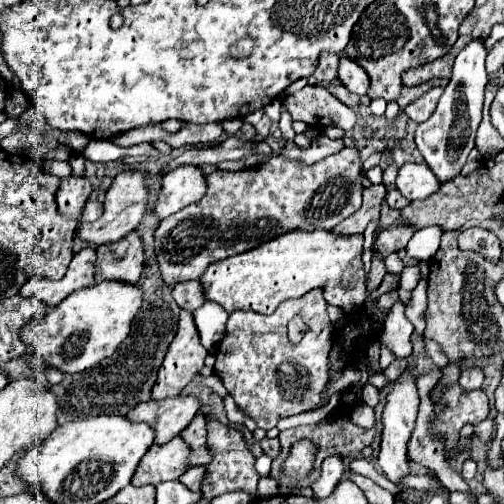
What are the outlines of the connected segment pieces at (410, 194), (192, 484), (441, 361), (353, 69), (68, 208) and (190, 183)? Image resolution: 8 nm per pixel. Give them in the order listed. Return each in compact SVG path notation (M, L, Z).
M405 163L399 167L399 193L409 201L431 197L439 191L439 183L425 163Z
M191 467L179 477L179 481L183 485L187 485L189 491L199 491L201 483L203 483L203 477L205 477L205 467Z
M425 339L425 349L427 349L427 355L431 357L431 361L433 361L435 365L439 365L439 369L443 369L443 367L449 363L447 355L443 353L443 349L441 349L441 347L439 347L435 341Z
M341 57L339 61L339 71L337 71L339 81L357 95L365 95L367 93L367 85L369 85L369 77L363 71L363 67L359 67L355 61L351 61L349 57Z
M65 177L61 179L61 185L57 189L55 201L59 207L59 213L67 219L79 221L81 211L85 207L85 201L91 195L91 183L85 177Z
M193 165L179 167L163 177L153 213L161 221L181 211L183 207L199 201L199 197L203 197L205 191L207 191L207 183L205 183L205 175L201 173L201 169Z

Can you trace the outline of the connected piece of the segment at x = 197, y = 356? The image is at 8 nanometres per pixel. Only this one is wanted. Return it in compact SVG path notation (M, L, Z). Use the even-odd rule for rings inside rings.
M181 311L177 335L171 341L165 359L159 367L157 381L151 391L151 399L161 401L179 395L199 373L205 357L207 357L207 349L201 345L191 313Z

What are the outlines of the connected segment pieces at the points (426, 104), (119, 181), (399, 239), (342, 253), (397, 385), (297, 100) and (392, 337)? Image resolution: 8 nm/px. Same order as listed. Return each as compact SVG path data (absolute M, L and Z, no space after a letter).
M433 87L433 89L429 89L421 99L417 99L417 101L411 103L411 105L407 105L405 113L407 113L415 123L423 123L423 121L427 121L427 119L433 115L433 111L435 111L437 101L439 101L441 95L443 95L443 87Z
M125 171L125 173L117 175L113 185L111 185L111 189L107 191L103 215L97 221L93 221L93 223L79 223L75 235L81 241L85 241L89 247L99 247L99 245L105 245L105 243L119 241L127 233L131 233L141 223L141 219L143 219L143 215L147 211L149 191L147 191L147 183L145 181L147 181L145 175L139 173L139 171Z
M391 225L391 229L387 229L387 233L379 233L371 251L379 257L387 257L389 253L405 249L409 239L411 239L411 229L395 229L395 225Z
M327 231L315 233L285 233L275 241L259 245L259 249L249 249L247 253L227 257L223 261L215 261L207 267L207 271L199 277L203 287L203 295L207 301L219 303L229 315L233 311L255 311L261 315L271 315L279 303L295 297L303 297L311 289L321 289L325 295L325 303L341 307L347 315L361 309L365 303L365 273L363 273L363 237L331 237Z
M403 369L399 379L391 383L391 389L385 397L385 409L383 409L383 431L381 431L381 445L379 445L379 457L377 463L383 469L385 477L391 479L393 483L399 481L401 477L409 475L409 461L407 461L407 441L411 437L411 431L415 427L417 419L417 409L419 409L419 395L415 387L415 379Z
M307 85L301 91L287 95L283 105L293 121L303 121L309 127L323 129L335 125L349 131L355 125L355 113L337 97L333 97L325 87Z
M397 301L385 319L385 337L383 343L387 347L391 347L391 351L395 353L395 357L405 359L407 367L413 369L415 367L415 359L413 359L413 347L411 347L411 333L413 333L413 325L411 321L405 317L405 305L401 301Z

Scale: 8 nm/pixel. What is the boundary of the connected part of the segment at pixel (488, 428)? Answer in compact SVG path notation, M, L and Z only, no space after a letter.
M487 417L485 421L481 421L481 423L475 425L475 435L477 435L481 441L489 443L489 441L493 439L493 425L495 425L493 417Z

